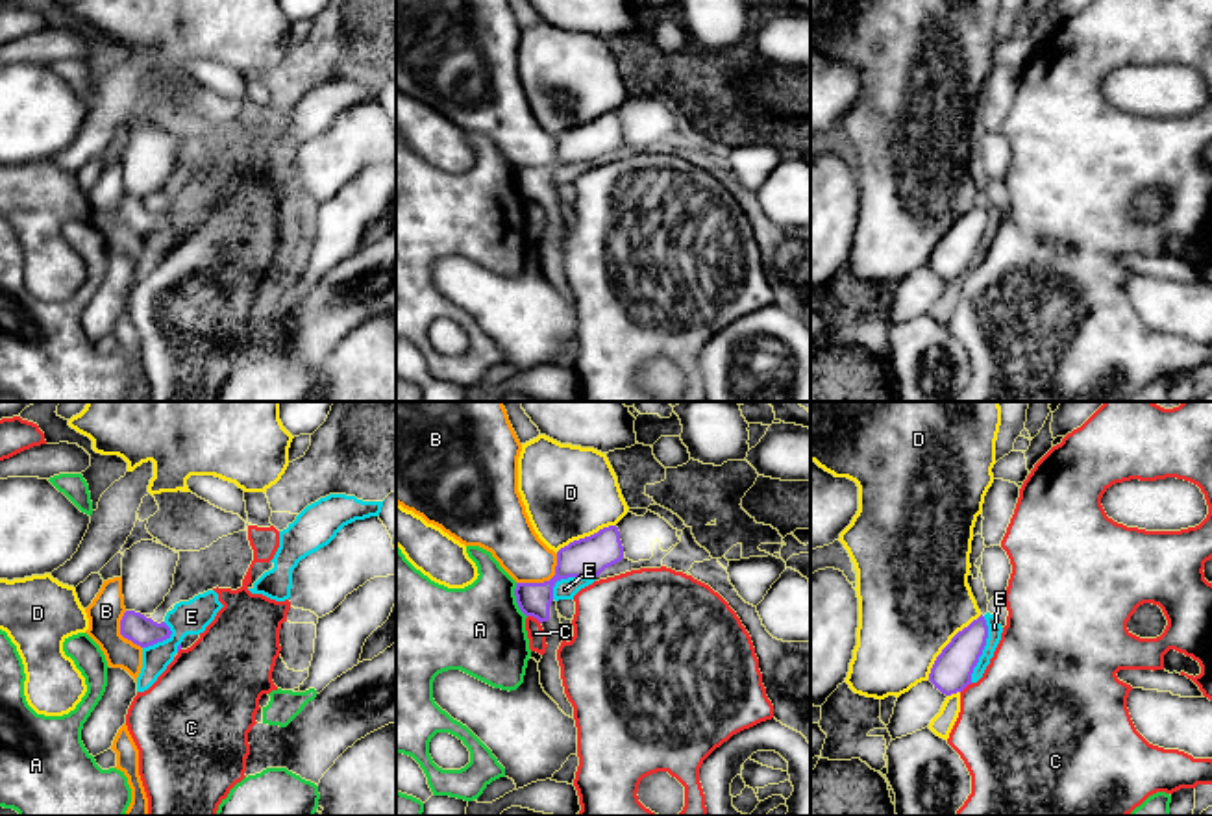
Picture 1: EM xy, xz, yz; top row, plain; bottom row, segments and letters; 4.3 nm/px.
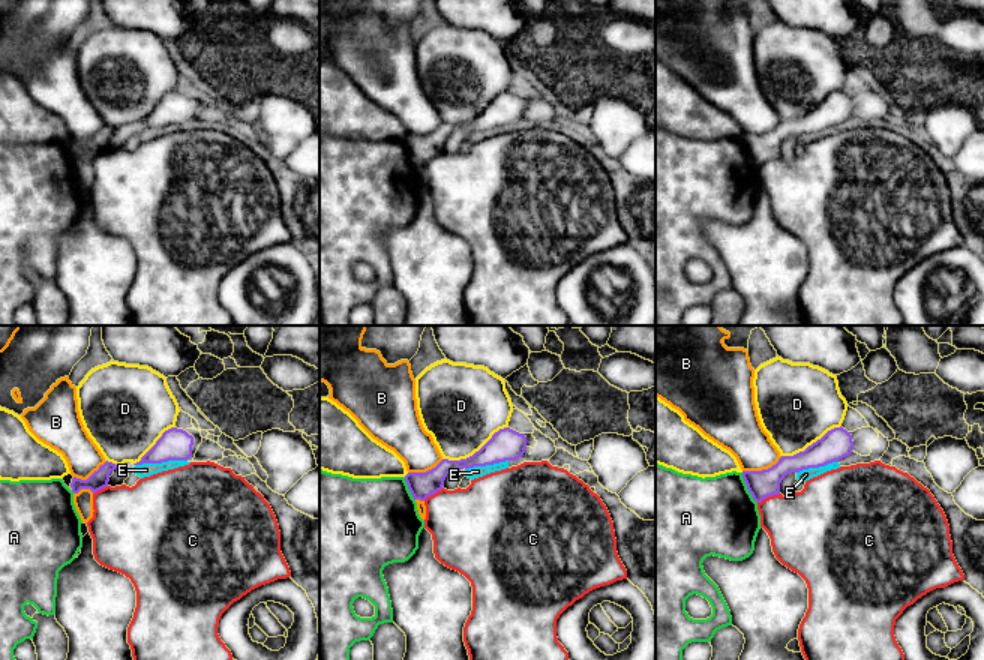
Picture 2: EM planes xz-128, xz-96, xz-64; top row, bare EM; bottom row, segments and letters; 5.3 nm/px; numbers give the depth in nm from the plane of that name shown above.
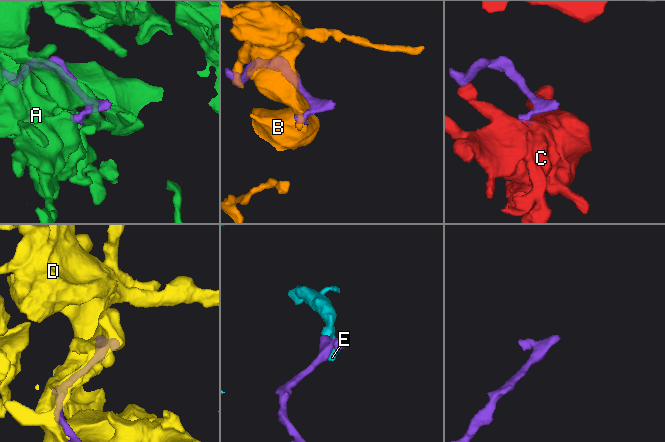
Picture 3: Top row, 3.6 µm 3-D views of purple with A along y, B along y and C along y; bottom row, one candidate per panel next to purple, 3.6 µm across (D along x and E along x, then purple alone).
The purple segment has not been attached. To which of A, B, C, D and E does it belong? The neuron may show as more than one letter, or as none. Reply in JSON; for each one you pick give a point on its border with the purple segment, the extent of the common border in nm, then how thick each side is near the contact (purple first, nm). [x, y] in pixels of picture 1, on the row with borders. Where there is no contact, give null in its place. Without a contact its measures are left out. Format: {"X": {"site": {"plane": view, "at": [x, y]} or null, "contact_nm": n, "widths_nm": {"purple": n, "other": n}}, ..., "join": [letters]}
{"E": {"site": {"plane": "yz", "at": [983, 648]}, "contact_nm": 300, "widths_nm": {"purple": 180, "other": 60}}, "join": ["E"]}

